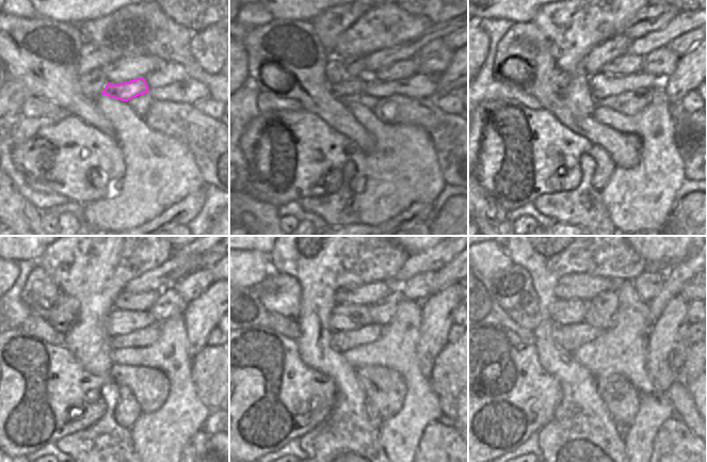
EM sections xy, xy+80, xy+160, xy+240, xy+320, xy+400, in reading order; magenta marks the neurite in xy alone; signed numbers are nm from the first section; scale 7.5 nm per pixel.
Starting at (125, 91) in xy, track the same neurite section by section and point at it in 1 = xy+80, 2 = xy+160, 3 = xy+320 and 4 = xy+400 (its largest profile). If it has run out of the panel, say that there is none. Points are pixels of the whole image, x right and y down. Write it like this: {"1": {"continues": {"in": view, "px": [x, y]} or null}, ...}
{"1": {"continues": {"in": "xy+80", "px": [350, 90]}}, "2": {"continues": {"in": "xy+160", "px": [561, 79]}}, "3": {"continues": {"in": "xy+320", "px": [278, 292]}}, "4": {"continues": {"in": "xy+400", "px": [513, 288]}}}

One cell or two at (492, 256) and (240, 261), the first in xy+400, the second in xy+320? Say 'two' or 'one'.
one

